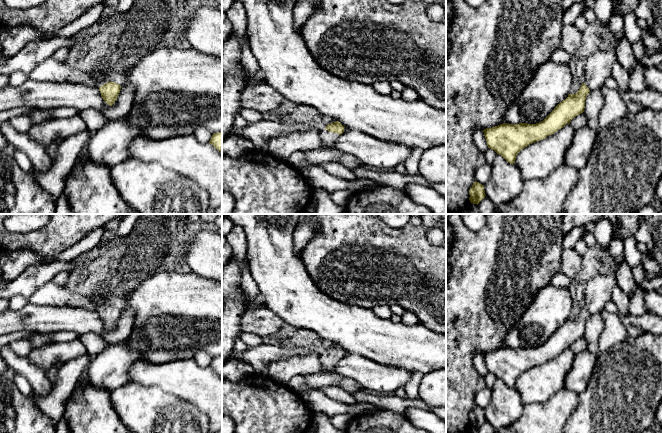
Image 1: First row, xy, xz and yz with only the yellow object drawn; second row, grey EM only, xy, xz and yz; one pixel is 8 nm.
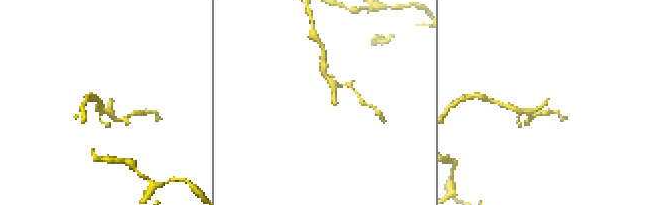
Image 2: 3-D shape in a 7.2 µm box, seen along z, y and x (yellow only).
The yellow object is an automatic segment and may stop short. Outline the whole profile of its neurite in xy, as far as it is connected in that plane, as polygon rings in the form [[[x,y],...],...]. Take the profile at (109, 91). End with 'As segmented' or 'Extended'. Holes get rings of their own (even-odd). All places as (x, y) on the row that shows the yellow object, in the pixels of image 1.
[[[100,61],[94,67],[94,76],[98,80],[97,88],[99,89],[103,100],[110,106],[114,104],[120,93],[121,86],[108,79],[110,66],[106,61]]]. Extended

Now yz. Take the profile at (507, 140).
[[[601,47],[589,56],[584,64],[584,83],[575,94],[560,102],[541,122],[536,124],[503,123],[483,130],[488,148],[514,164],[517,154],[528,145],[554,134],[577,115],[584,112],[585,100],[591,90],[601,89],[612,76],[612,66],[617,52]]]. Extended

